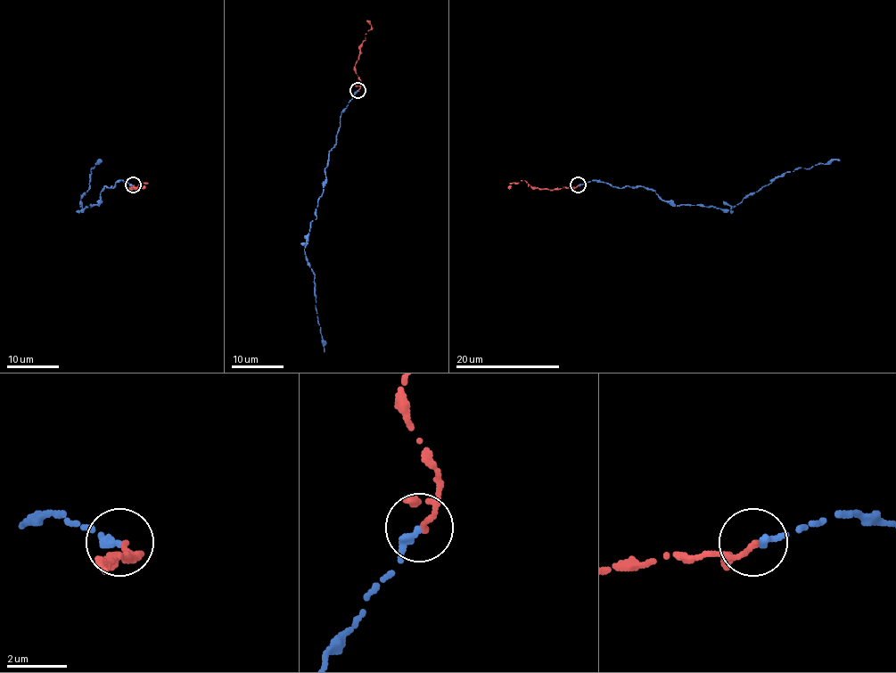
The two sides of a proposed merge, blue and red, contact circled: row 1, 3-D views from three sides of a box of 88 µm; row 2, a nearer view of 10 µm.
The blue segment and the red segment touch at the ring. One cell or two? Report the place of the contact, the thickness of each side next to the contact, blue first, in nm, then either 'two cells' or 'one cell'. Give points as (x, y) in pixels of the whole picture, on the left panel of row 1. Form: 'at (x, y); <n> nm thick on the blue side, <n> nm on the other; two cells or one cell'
at (133, 184); 280 nm thick on the blue side, 140 nm on the other; one cell

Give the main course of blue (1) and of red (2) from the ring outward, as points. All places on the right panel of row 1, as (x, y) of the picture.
1: (579, 185), (599, 180), (617, 188), (648, 188), (675, 205), (727, 209), (789, 171), (840, 160)
2: (579, 185), (559, 189), (531, 188), (521, 180), (512, 183), (509, 189)

